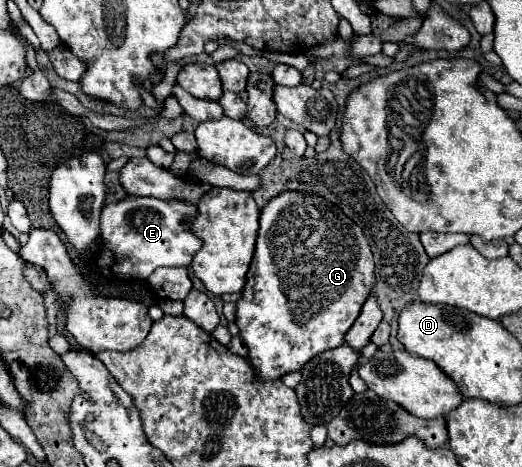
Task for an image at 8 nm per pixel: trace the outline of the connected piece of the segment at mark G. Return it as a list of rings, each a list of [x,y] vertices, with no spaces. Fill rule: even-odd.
[[[292,191],[292,193],[282,193],[282,195],[274,197],[262,209],[258,241],[256,241],[256,253],[254,253],[254,259],[252,259],[252,265],[250,265],[250,271],[248,271],[246,279],[248,281],[244,285],[242,299],[236,303],[236,325],[240,329],[240,337],[244,339],[244,343],[248,347],[248,363],[252,365],[252,369],[256,373],[256,381],[276,381],[276,379],[280,379],[286,373],[300,371],[312,357],[320,355],[322,351],[336,349],[338,345],[344,343],[344,333],[352,327],[352,323],[356,321],[356,317],[358,317],[358,313],[360,313],[360,309],[364,305],[364,301],[368,299],[368,295],[372,291],[372,285],[374,285],[374,259],[372,259],[372,251],[368,247],[368,241],[366,241],[362,229],[354,221],[350,221],[336,205],[328,203],[324,197]],[[250,281],[254,281],[254,285],[252,285],[254,287],[254,299],[250,299],[246,295],[248,293],[246,287],[250,285]]]

